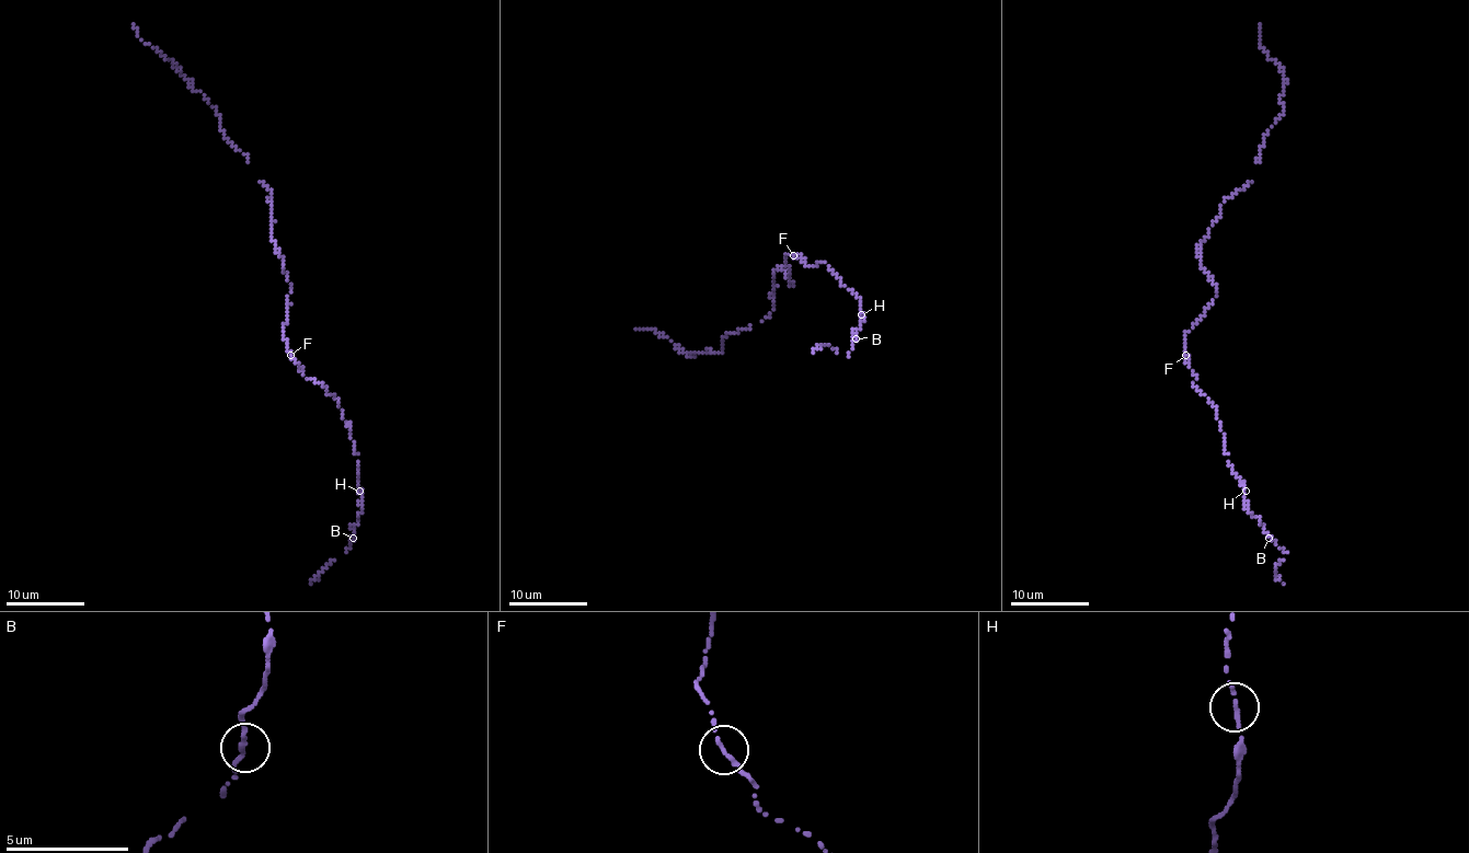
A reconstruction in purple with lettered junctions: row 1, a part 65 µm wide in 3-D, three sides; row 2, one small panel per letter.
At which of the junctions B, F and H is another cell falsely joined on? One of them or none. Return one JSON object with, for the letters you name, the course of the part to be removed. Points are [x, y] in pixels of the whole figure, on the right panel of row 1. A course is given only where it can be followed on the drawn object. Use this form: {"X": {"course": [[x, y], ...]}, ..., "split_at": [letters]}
{"split_at": []}

